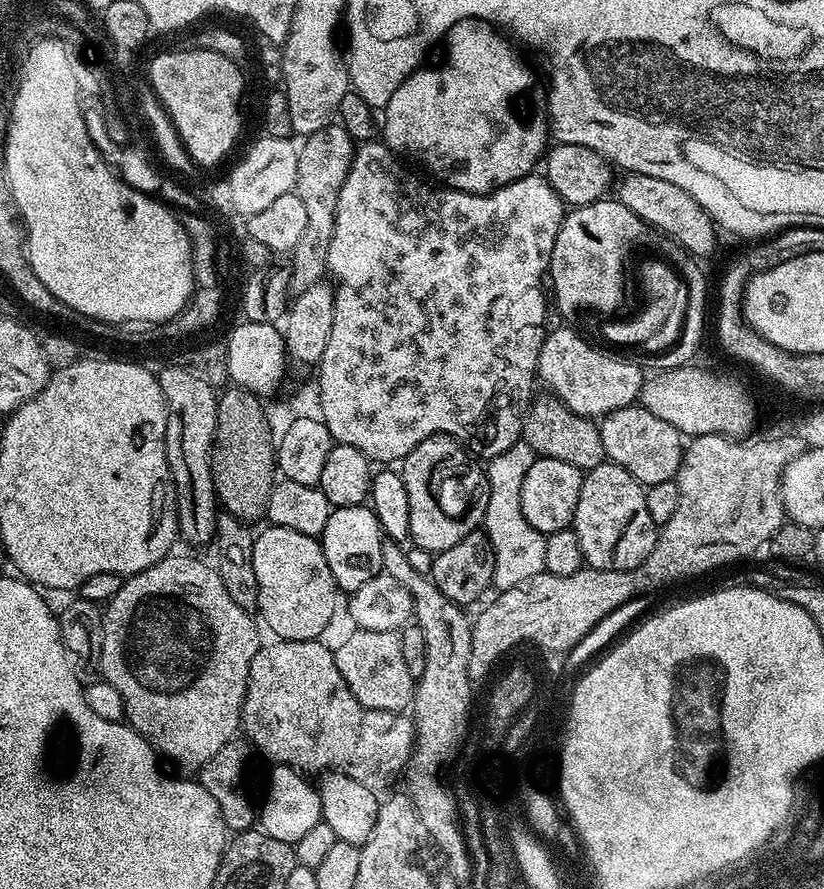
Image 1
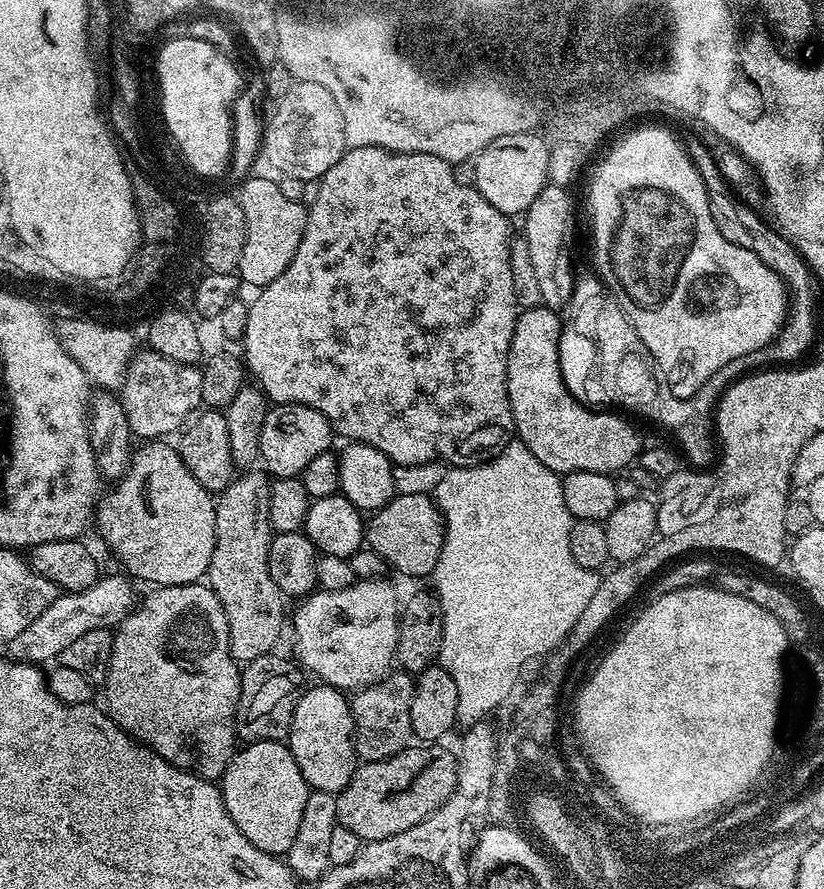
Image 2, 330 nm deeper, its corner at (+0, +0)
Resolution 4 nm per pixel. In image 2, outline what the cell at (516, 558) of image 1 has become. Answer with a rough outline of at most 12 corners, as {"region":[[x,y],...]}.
{"region":[[520,439],[449,467],[430,583],[456,722],[568,637],[601,573]]}

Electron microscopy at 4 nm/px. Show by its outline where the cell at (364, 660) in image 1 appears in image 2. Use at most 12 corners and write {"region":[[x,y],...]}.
{"region":[[403,670],[351,697],[356,754],[388,759],[413,739]]}

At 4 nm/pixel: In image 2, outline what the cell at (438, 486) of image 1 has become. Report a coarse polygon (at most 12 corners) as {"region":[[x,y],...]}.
{"region":[[424,492],[371,513],[366,544],[389,569],[431,577],[444,518]]}

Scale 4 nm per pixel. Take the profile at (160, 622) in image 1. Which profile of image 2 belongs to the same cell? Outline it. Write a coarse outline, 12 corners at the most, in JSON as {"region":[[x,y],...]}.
{"region":[[204,582],[156,586],[115,629],[106,711],[219,781],[241,665]]}

